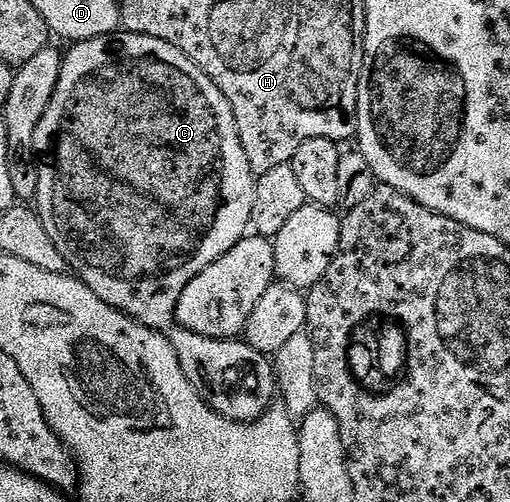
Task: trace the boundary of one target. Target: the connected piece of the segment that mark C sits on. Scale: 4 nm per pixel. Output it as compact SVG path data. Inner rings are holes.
M117 31L106 37L75 42L69 49L72 50L63 54L62 75L58 79L54 99L50 99L50 107L46 107L46 115L42 115L38 131L34 131L32 144L38 158L38 191L34 198L34 208L40 214L42 227L46 227L46 235L54 239L54 247L62 251L62 259L66 259L69 270L84 284L84 288L94 291L102 303L167 336L178 355L182 375L190 379L194 391L198 391L200 398L210 408L231 421L257 421L263 413L273 408L275 401L272 400L277 400L278 397L276 371L269 354L254 351L254 347L240 339L198 335L185 329L176 320L178 299L182 299L182 291L186 291L190 279L194 279L206 266L234 248L249 232L252 223L257 174L252 172L246 151L242 151L242 139L238 135L234 111L226 95L222 95L216 84L186 54L178 51L178 47L150 35Z

